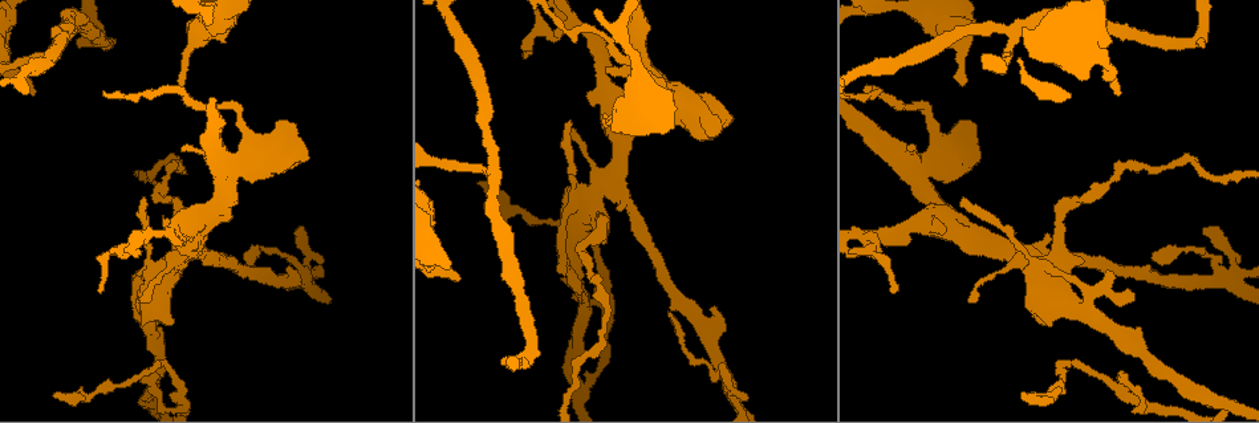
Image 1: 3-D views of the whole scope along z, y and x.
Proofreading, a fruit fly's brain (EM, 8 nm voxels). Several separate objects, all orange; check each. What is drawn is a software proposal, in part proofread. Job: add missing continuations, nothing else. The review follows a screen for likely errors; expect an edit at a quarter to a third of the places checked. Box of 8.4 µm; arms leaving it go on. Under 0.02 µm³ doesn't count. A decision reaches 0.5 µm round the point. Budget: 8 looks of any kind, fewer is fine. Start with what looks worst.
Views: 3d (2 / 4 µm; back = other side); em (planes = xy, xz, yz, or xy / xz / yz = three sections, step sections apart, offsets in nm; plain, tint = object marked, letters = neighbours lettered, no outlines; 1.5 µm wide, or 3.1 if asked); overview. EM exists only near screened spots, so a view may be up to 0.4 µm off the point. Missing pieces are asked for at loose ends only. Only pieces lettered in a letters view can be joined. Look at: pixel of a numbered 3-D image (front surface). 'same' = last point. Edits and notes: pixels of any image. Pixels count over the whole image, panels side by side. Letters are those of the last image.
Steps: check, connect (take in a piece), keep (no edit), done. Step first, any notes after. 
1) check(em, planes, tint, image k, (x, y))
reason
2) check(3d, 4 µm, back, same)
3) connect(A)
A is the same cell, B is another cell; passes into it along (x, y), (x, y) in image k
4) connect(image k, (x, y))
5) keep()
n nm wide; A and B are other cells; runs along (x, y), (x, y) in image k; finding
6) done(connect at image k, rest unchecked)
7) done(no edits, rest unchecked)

check(3d, 2 µm, image 1, (1119, 92))
free end

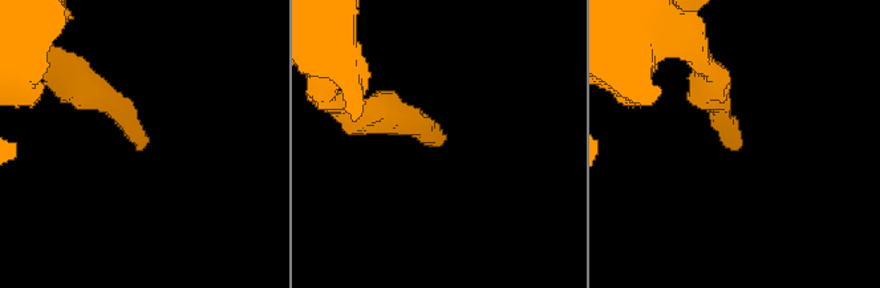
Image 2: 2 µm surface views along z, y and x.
check(em, planes, letters, image 2, (145, 148))
need the tissue

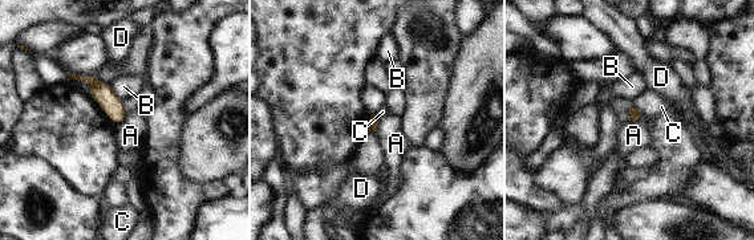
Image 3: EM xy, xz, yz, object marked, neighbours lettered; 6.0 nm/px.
keep()
A, B, C and D are other cells; none of them fits

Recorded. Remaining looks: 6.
check(em, xz, step 4, letters, image 1, (1023, 396))
an open end

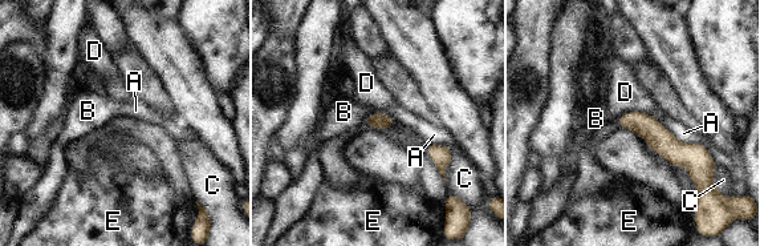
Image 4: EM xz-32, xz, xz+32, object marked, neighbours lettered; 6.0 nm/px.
keep()
A, B, C, D and E are other cells; border along (649, 113), (625, 112), (617, 119) in image 4; none of them fits

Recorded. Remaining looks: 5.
check(3d, 4 µm, image 1, (142, 303))
tapers out

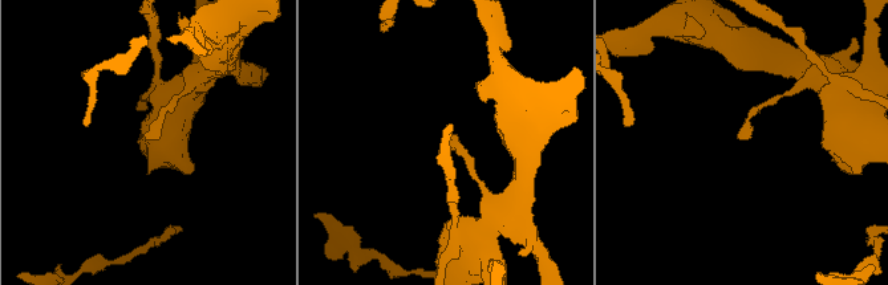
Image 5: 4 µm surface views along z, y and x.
check(em, xy, step 8, letters, image 5, (742, 140))

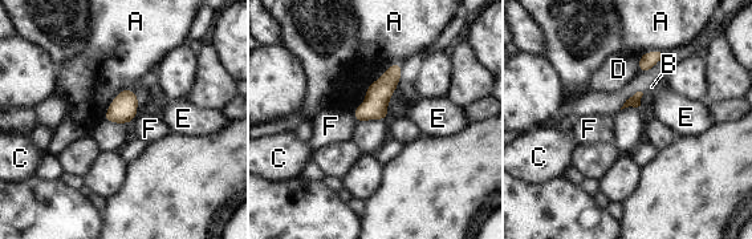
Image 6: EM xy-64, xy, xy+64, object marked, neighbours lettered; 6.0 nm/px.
check(em, xz, step 4, letters, same)
another direction

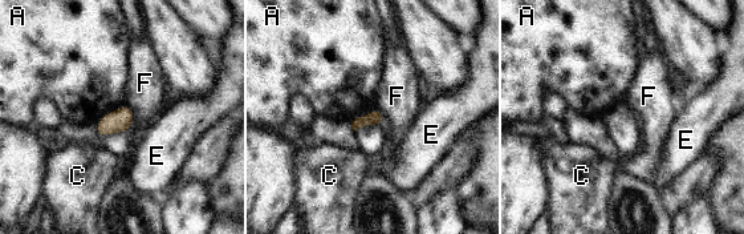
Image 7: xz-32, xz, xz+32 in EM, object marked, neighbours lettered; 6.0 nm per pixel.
keep()
100 nm wide; A, C, E and F are other cells; border along (375, 108), (382, 113), (383, 124) in image 7; no lettered piece goes on from it

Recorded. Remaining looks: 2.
done(no edits, rest unchecked)

